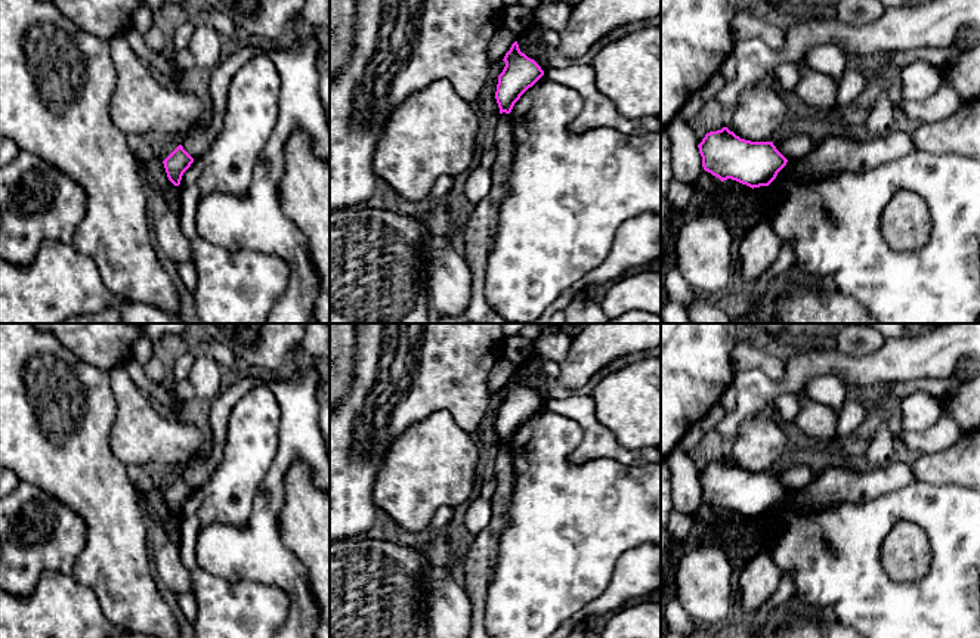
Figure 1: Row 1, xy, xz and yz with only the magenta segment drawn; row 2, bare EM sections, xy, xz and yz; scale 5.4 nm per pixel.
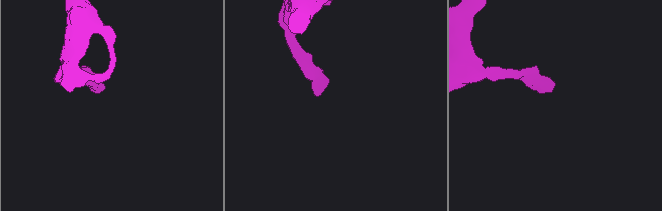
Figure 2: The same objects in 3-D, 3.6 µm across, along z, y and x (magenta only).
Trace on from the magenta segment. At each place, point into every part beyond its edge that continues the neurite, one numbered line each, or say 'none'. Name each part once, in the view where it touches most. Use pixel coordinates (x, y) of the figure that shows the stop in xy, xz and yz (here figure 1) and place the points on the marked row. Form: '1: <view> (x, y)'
none

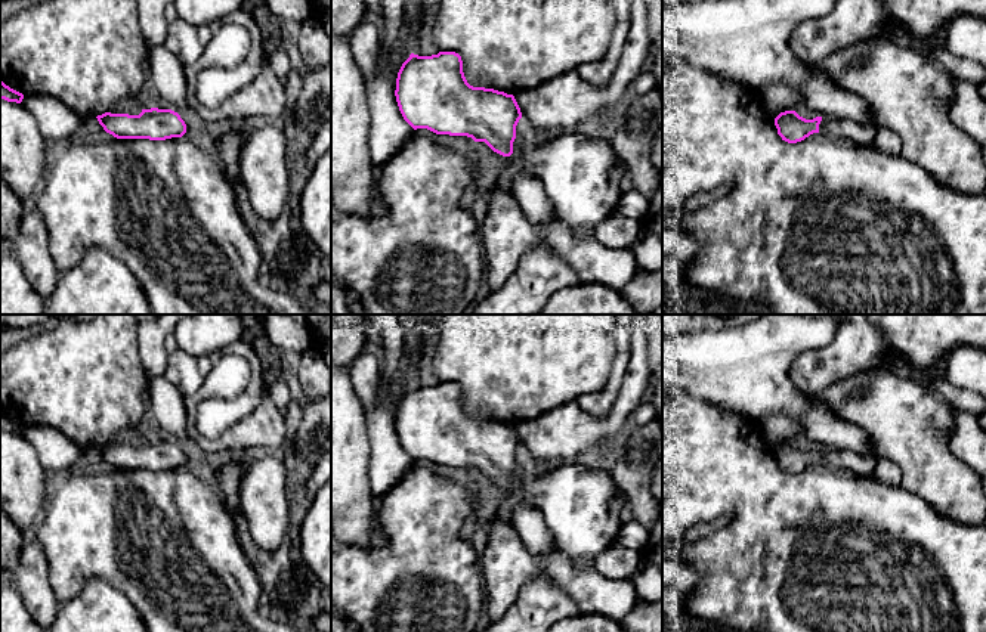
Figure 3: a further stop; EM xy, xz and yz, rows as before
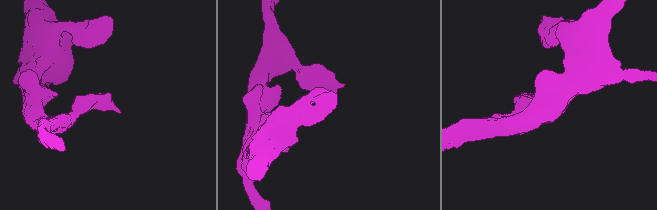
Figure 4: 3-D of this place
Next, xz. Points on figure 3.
1: xz (581, 176)

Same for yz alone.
1: yz (861, 135)

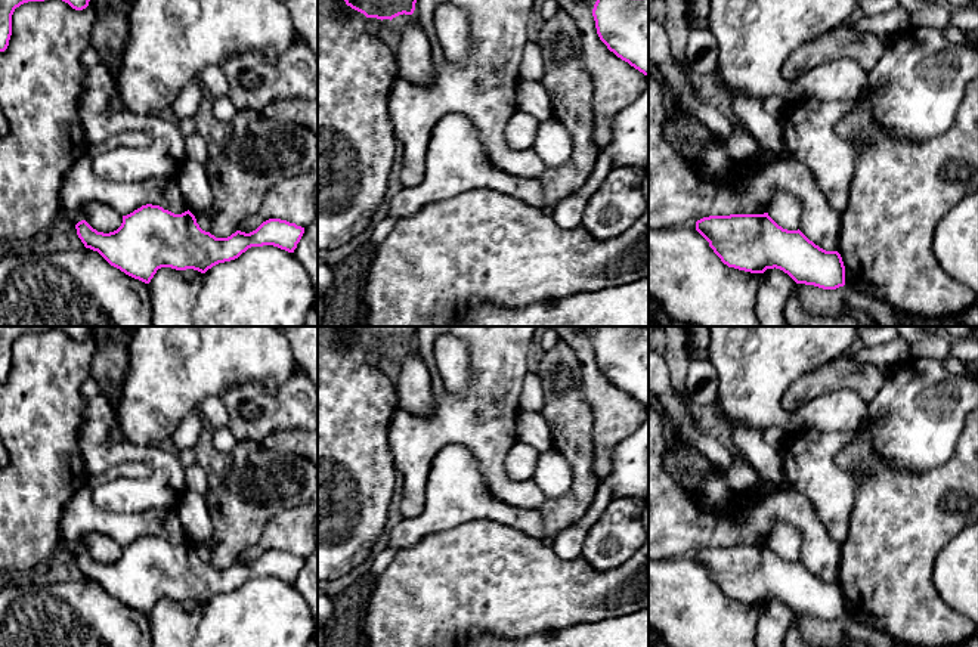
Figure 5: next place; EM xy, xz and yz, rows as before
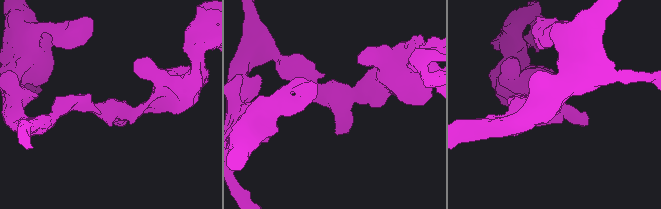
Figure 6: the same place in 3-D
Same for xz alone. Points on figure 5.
none

